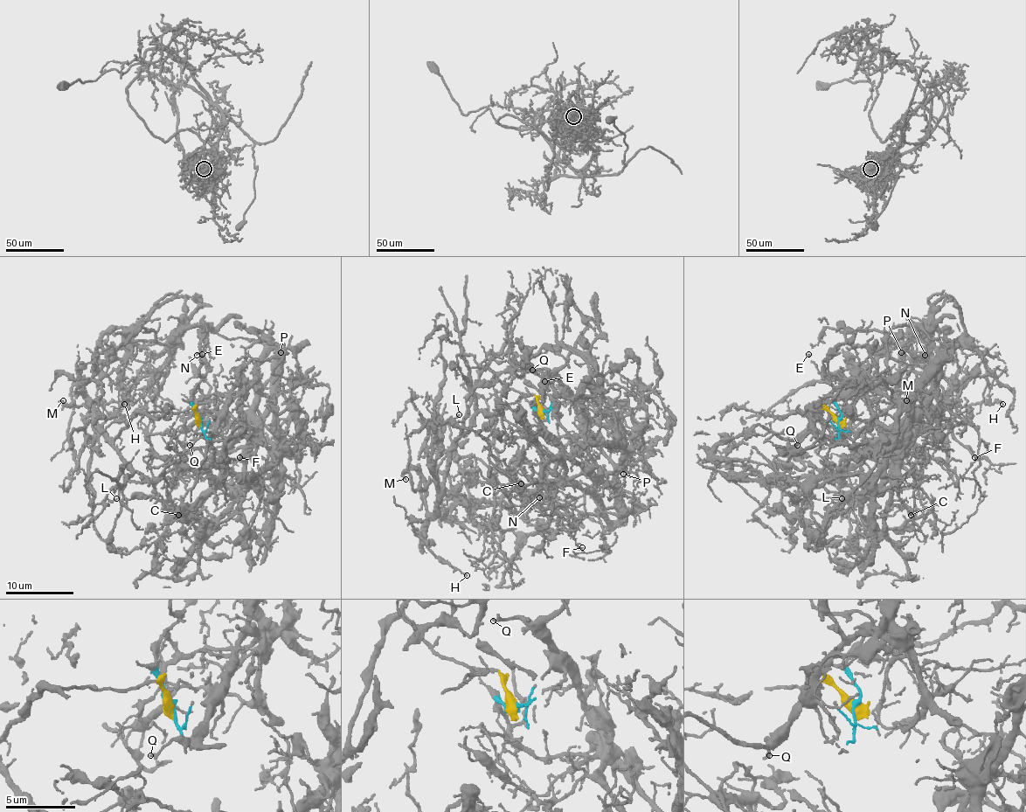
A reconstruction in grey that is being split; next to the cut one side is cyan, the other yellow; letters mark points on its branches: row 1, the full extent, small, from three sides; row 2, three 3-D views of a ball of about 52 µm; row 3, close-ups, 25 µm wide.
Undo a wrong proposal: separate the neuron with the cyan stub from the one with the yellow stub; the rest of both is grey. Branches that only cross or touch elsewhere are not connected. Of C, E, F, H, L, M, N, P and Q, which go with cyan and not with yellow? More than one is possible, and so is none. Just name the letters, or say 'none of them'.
C, E, F, N, P, Q

